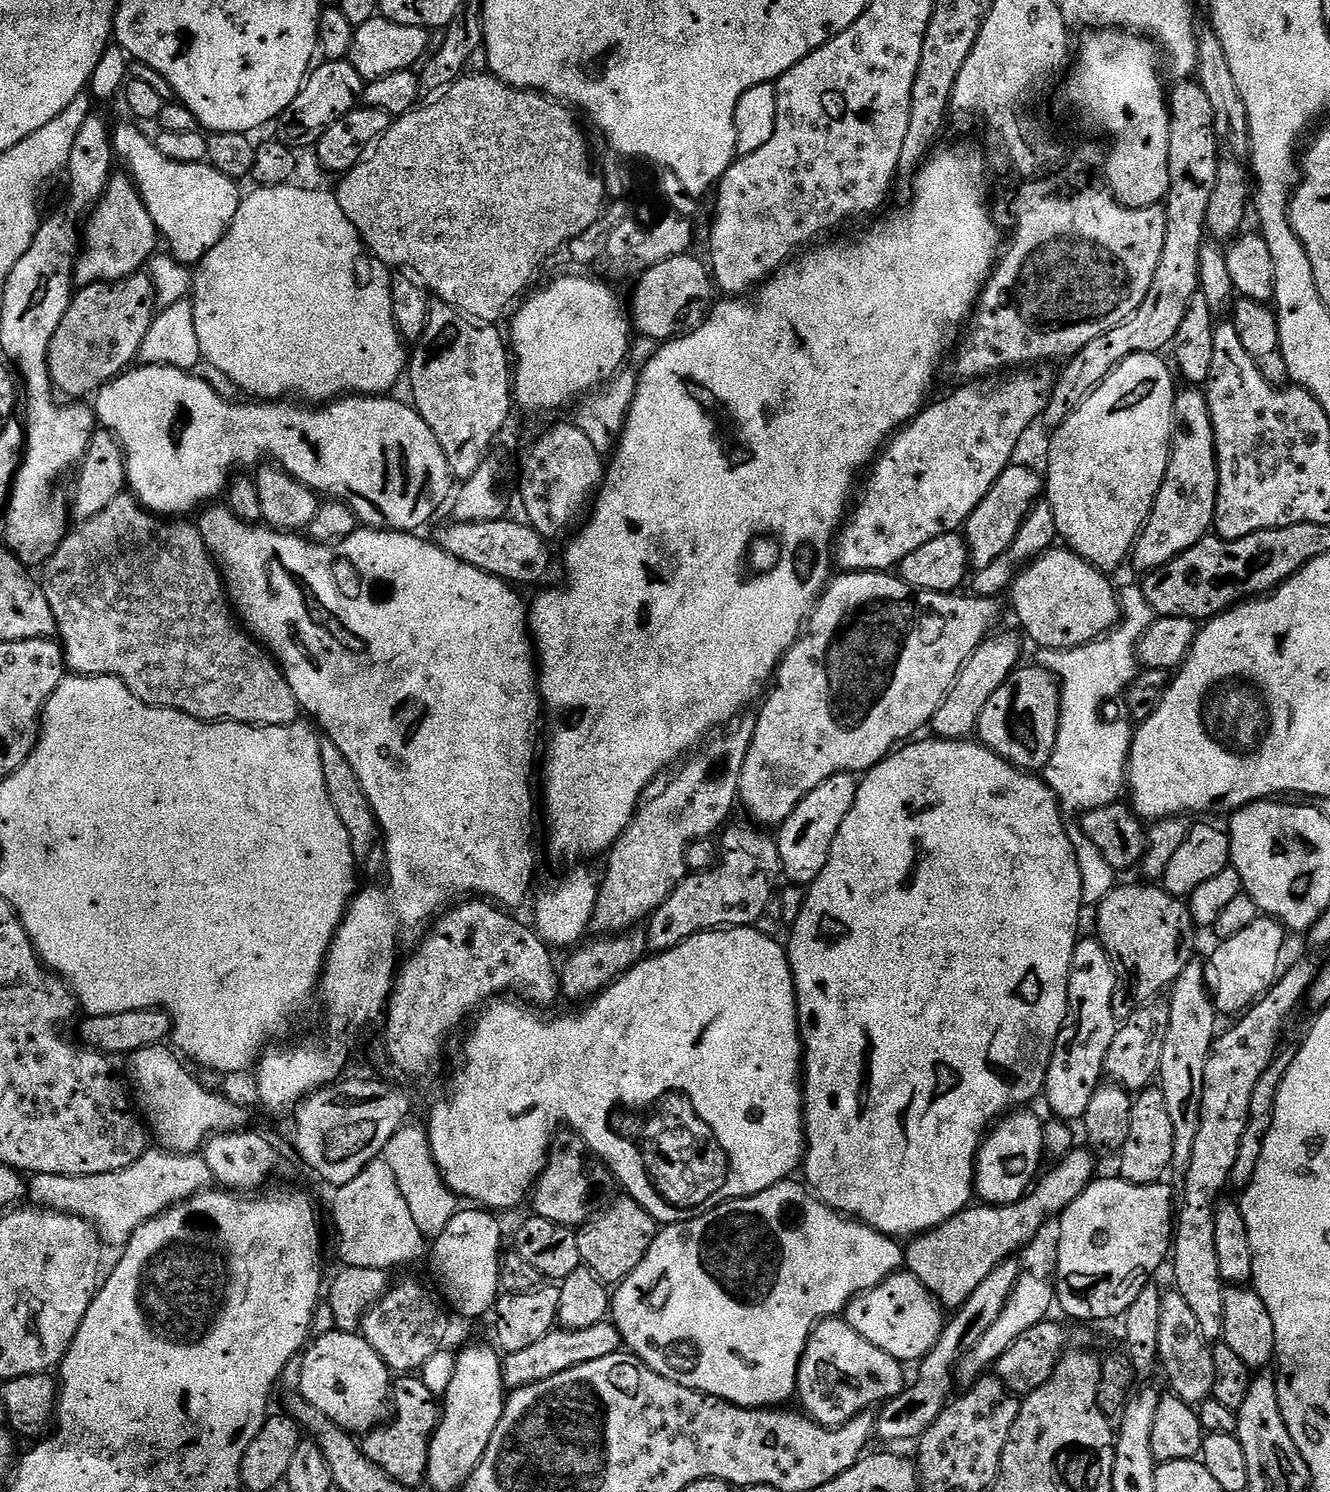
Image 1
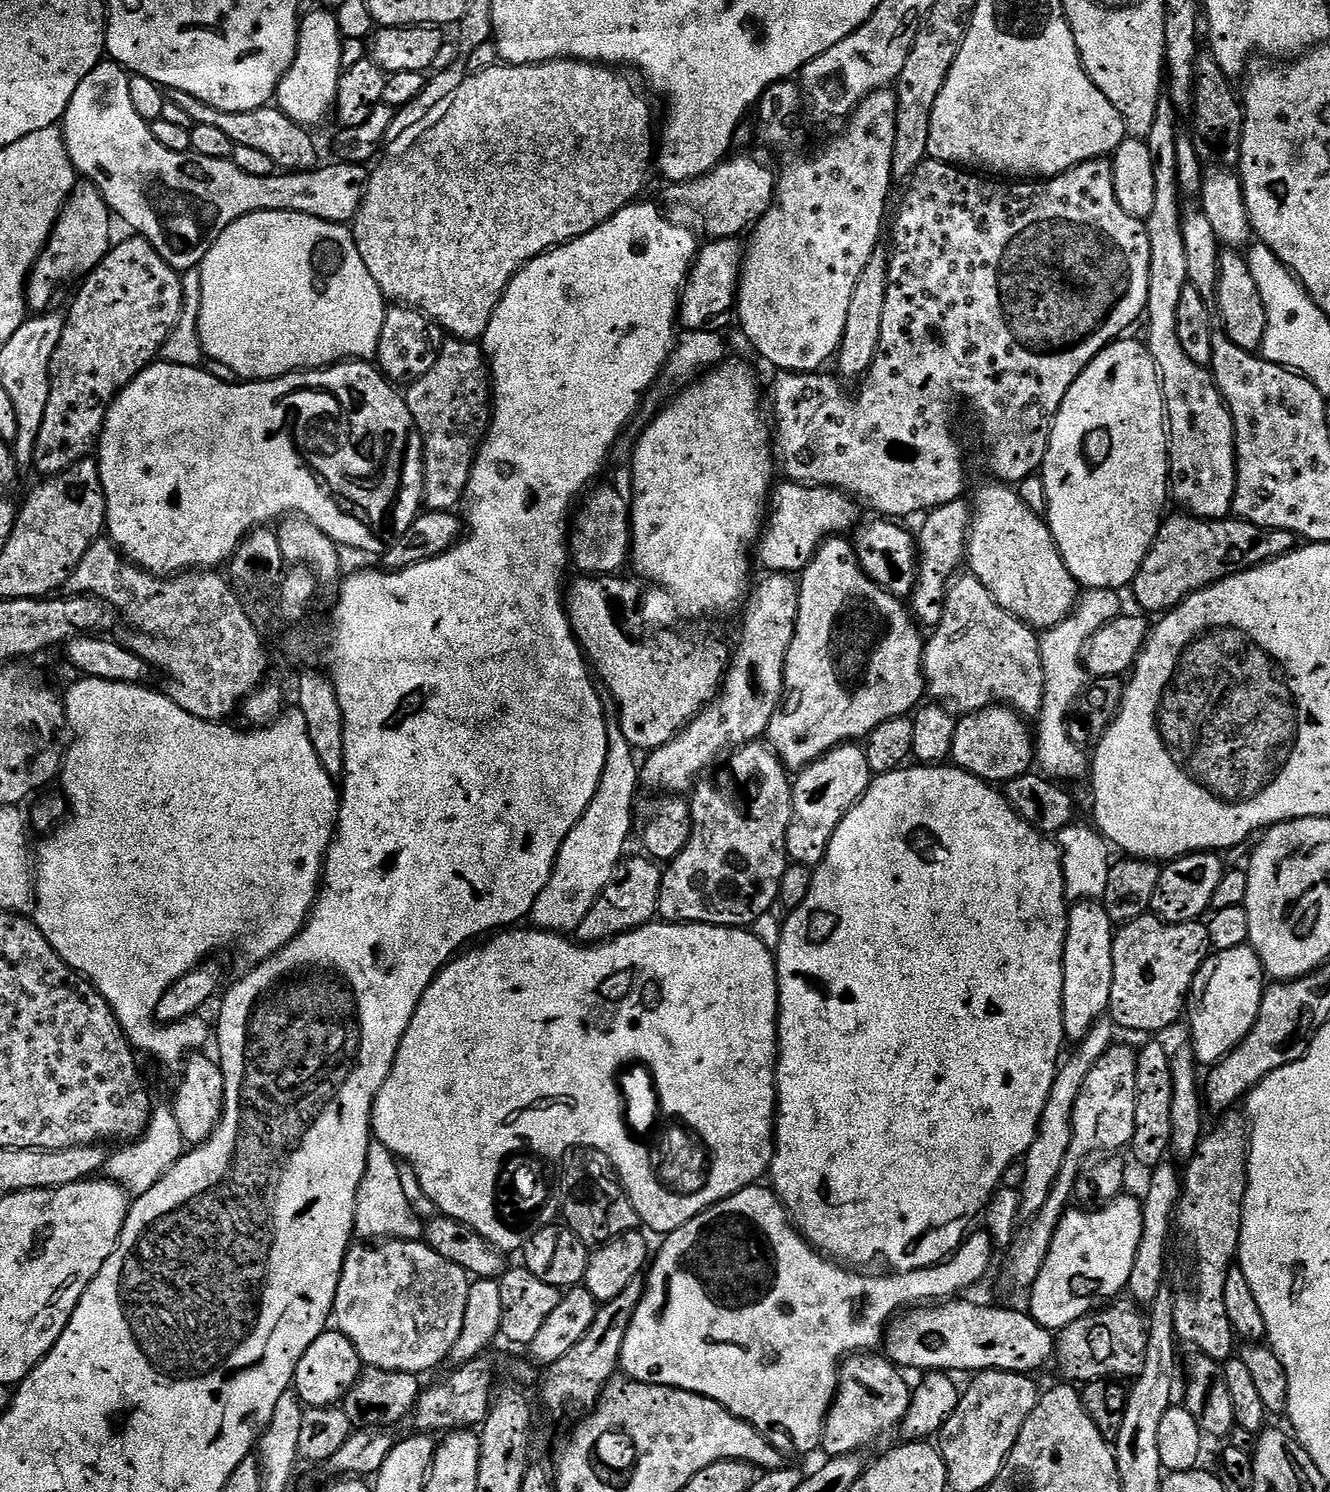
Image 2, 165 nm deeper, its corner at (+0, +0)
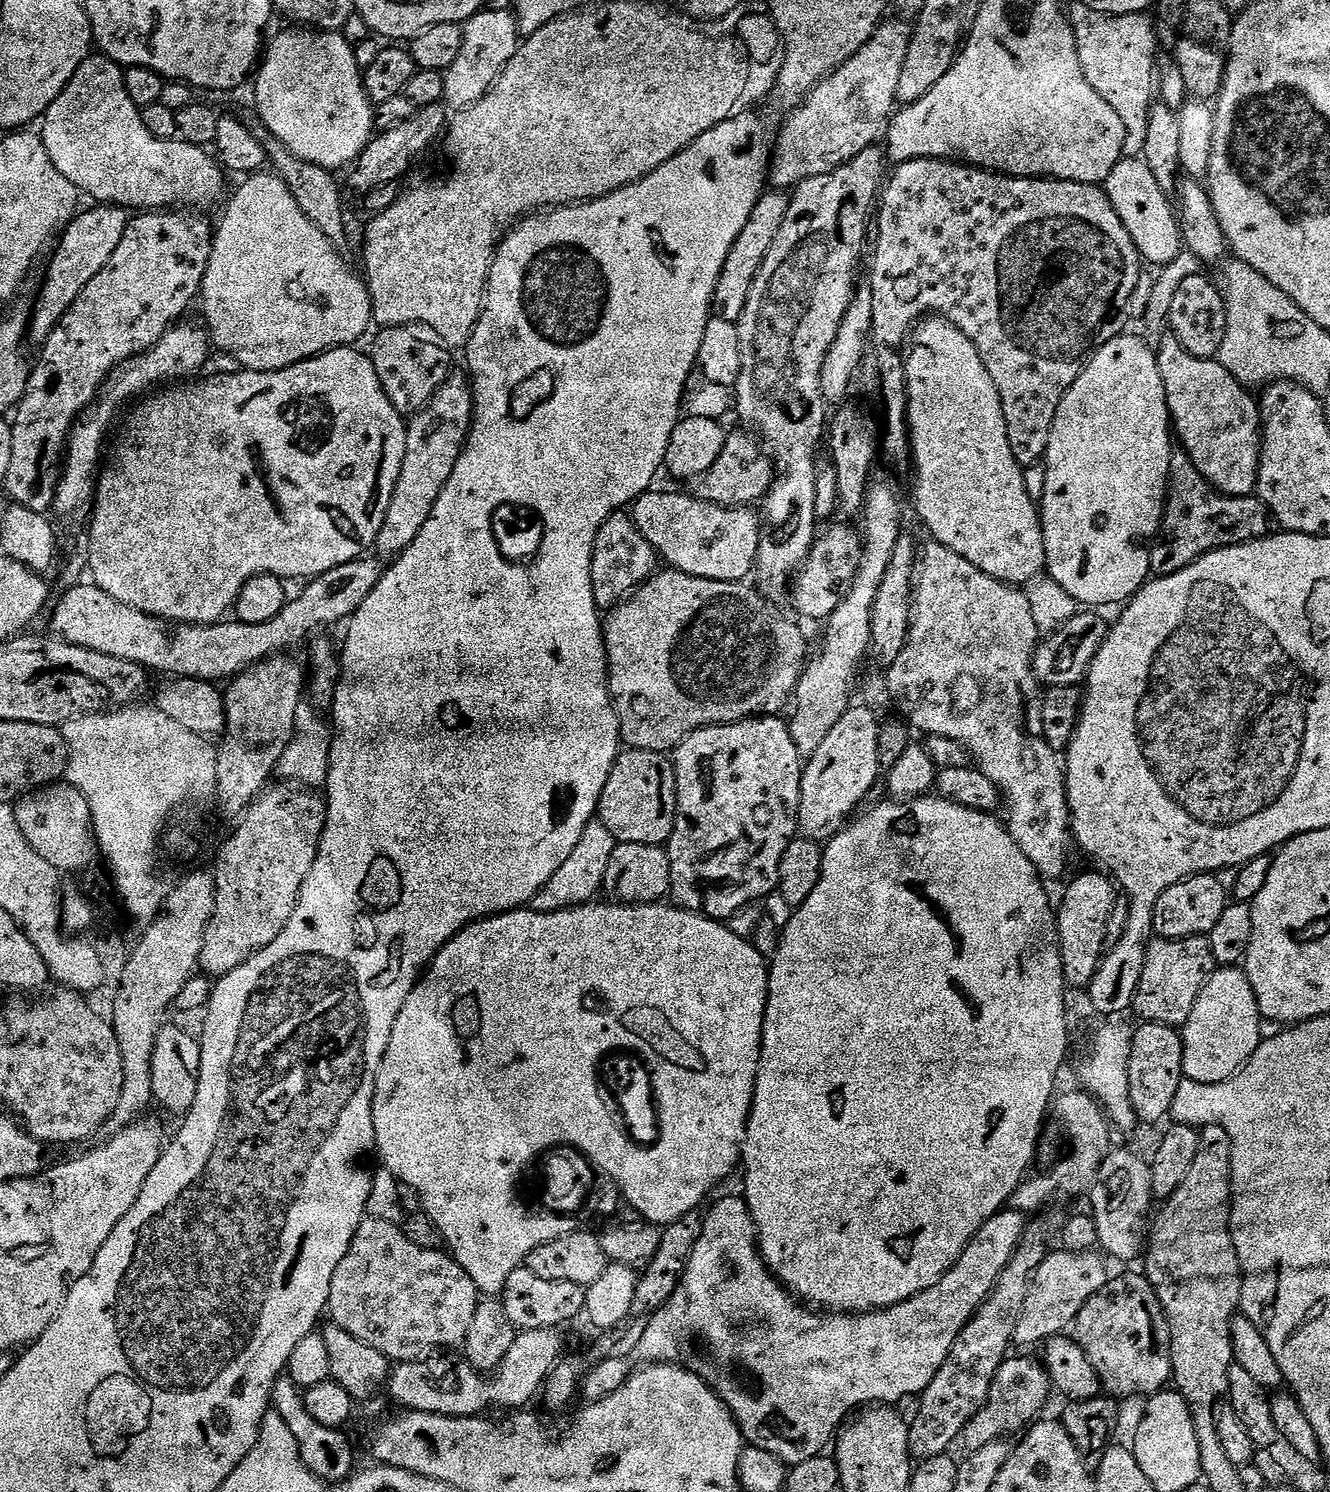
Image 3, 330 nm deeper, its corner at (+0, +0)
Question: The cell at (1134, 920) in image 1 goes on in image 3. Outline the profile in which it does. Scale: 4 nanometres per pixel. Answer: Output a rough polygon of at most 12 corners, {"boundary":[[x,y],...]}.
{"boundary":[[1207,936],[1153,939],[1134,1012],[1179,1029],[1217,967]]}

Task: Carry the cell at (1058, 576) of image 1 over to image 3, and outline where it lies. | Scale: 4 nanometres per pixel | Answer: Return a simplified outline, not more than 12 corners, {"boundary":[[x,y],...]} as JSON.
{"boundary":[[939,314],[906,344],[912,500],[990,578],[1045,571],[998,386]]}

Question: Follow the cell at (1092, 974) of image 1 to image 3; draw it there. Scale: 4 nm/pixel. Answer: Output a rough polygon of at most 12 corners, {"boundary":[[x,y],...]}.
{"boundary":[[1103,871],[1068,884],[1056,912],[1064,979],[1087,989],[1118,888]]}

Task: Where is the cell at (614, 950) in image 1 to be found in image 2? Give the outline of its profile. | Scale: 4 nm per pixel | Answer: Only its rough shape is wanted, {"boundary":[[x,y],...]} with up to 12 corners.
{"boundary":[[620,861],[574,931],[589,946],[657,919],[664,872]]}

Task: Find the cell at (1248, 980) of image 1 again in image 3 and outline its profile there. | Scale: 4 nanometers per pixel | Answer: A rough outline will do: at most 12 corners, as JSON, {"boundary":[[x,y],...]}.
{"boundary":[[1220,966],[1182,1025],[1184,1078],[1227,1084],[1258,1050],[1250,978]]}

